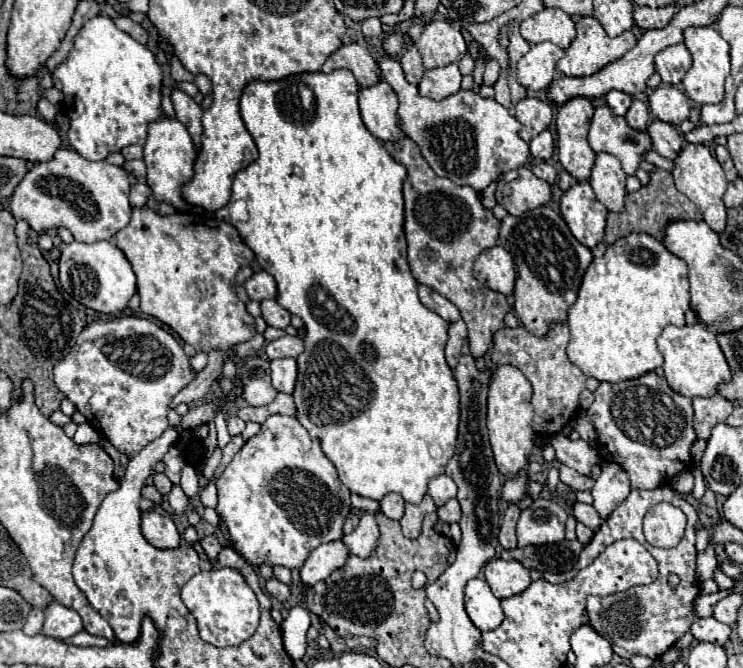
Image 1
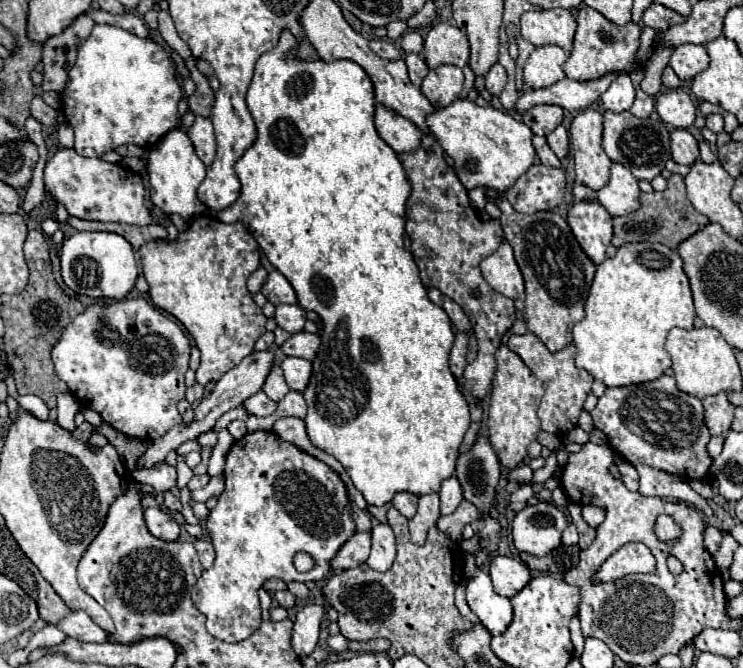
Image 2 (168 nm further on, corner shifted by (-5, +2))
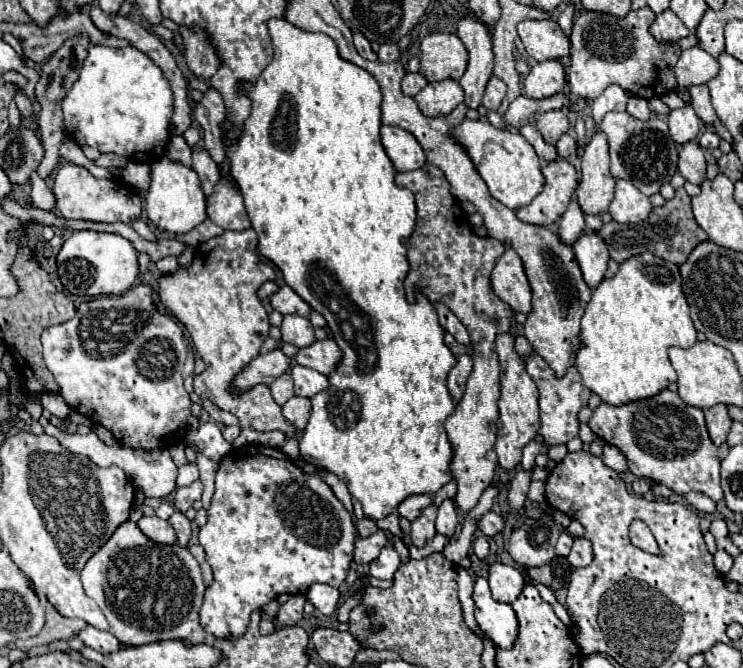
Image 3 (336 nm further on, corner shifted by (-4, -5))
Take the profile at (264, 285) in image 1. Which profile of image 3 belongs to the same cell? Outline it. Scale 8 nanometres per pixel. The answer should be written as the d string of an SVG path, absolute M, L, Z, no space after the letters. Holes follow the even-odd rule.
M281 286L279 292L275 292L271 296L271 306L277 312L281 312L283 316L287 316L287 314L309 316L309 312L311 312L311 306L299 294L295 294L289 286Z

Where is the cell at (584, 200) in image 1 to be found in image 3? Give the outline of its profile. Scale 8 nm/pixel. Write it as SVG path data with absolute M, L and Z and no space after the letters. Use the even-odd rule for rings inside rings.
M583 232L583 236L575 242L573 250L579 268L583 272L583 280L589 284L589 288L597 288L597 284L605 276L609 262L609 252L605 242L597 232Z

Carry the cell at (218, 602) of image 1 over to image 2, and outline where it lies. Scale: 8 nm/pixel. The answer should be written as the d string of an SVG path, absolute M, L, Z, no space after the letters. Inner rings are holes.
M274 431L246 433L232 445L226 455L226 489L218 497L218 505L210 511L206 531L216 549L214 567L204 571L192 589L192 601L200 613L206 615L206 629L212 637L238 643L250 637L262 621L262 609L258 589L266 579L278 577L282 581L320 581L330 573L328 561L346 543L356 527L352 521L352 507L346 487L338 473L326 463L308 455L304 449L290 441L284 441ZM298 551L308 553L314 559L314 569L300 573L294 567L294 555Z

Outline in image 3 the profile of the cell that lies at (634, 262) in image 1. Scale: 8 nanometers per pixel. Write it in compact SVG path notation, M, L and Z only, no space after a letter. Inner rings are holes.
M651 252L625 260L613 278L605 278L593 290L593 298L581 318L581 342L583 348L577 350L575 368L579 370L583 384L611 406L655 396L673 384L677 380L677 372L669 362L667 350L671 346L691 348L697 342L697 330L689 318L689 306L681 290L679 268L663 258L653 256Z

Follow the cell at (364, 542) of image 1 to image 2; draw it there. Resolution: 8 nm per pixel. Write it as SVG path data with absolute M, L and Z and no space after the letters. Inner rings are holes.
M386 523L374 525L370 533L372 533L372 549L366 563L376 571L388 571L396 559L394 533Z

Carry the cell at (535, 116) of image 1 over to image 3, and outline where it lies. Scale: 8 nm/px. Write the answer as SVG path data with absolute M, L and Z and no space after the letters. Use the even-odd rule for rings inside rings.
M551 110L551 112L543 112L535 126L539 128L539 132L543 134L543 140L549 144L557 144L557 140L561 138L561 134L567 132L569 128L569 120L561 110Z

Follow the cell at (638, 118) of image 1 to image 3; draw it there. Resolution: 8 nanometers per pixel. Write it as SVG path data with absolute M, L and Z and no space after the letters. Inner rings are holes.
M631 96L629 98L629 104L627 104L627 112L639 120L649 120L651 116L651 110L647 106L647 100L645 98L637 98L637 96Z

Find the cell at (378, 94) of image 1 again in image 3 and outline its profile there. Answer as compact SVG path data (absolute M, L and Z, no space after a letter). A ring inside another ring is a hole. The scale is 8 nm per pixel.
M381 126L381 142L397 172L423 168L427 162L421 144L415 140L411 132L405 132L403 128Z

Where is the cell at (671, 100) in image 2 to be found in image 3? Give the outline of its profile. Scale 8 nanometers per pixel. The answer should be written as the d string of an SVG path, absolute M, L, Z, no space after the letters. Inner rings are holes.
M691 106L673 110L667 116L667 120L669 120L671 138L677 144L685 144L685 142L691 142L691 140L697 138L697 134L699 134L699 116L695 114L695 110Z

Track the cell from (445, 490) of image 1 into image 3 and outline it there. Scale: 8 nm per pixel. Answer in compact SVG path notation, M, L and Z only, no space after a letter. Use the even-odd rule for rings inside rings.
M445 500L439 506L439 512L437 512L437 522L435 522L437 534L455 536L457 534L457 524L459 524L459 518L457 518L455 504L453 504L453 500Z

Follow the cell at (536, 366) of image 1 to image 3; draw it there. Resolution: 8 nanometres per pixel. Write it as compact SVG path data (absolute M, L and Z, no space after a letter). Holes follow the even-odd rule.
M537 352L525 356L525 368L527 368L527 374L533 378L533 382L539 388L539 408L541 408L541 430L539 430L539 434L543 436L543 448L567 444L571 438L575 438L579 434L577 412L583 406L587 406L591 390L583 386L577 368L571 366L563 378L557 378L553 374L553 370L549 368L549 364Z

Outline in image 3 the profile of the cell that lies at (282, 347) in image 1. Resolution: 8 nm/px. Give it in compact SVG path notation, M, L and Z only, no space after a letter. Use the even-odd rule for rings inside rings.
M333 338L317 340L315 344L301 348L295 356L295 362L307 368L313 368L321 374L335 372L337 364L341 362L341 348L337 348L337 342Z

